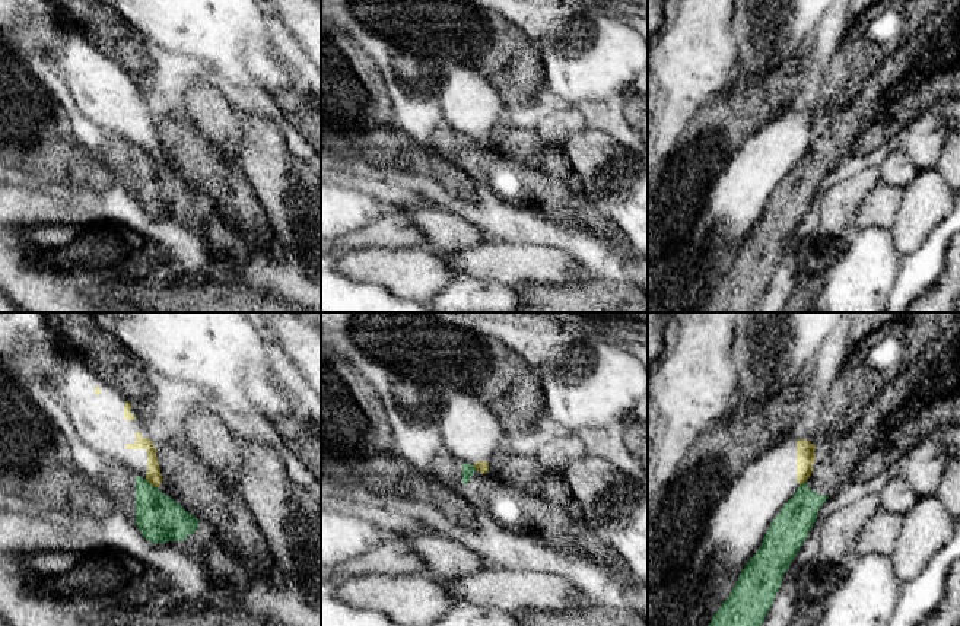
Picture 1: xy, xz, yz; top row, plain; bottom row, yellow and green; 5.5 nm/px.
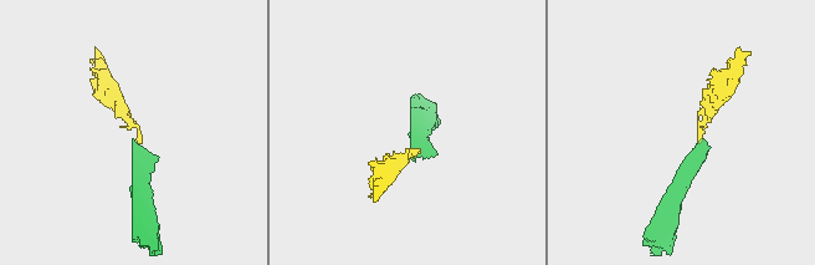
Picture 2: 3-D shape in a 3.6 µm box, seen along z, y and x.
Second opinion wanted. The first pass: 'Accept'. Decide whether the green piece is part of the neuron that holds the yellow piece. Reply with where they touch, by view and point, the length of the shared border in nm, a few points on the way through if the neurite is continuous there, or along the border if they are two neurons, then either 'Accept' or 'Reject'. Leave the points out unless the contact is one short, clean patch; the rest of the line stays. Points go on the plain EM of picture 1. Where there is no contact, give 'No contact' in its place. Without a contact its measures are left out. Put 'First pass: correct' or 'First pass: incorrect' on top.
First pass: incorrect
Touches yellow at xy (151, 156). Shared border 90 nm. Boundary: xy (145, 152), (156, 161). Reject

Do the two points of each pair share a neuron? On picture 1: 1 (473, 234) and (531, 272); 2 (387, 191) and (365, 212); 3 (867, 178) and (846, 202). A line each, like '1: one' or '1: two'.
1: two
2: two
3: one

